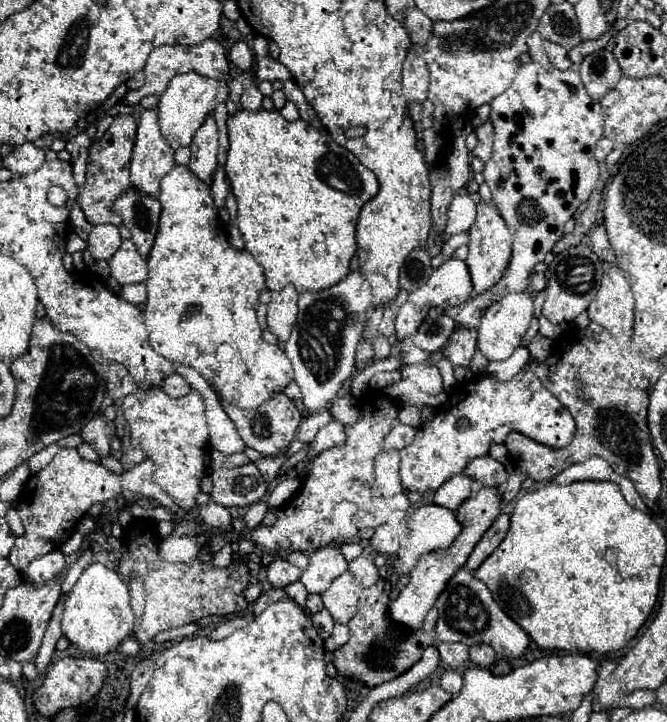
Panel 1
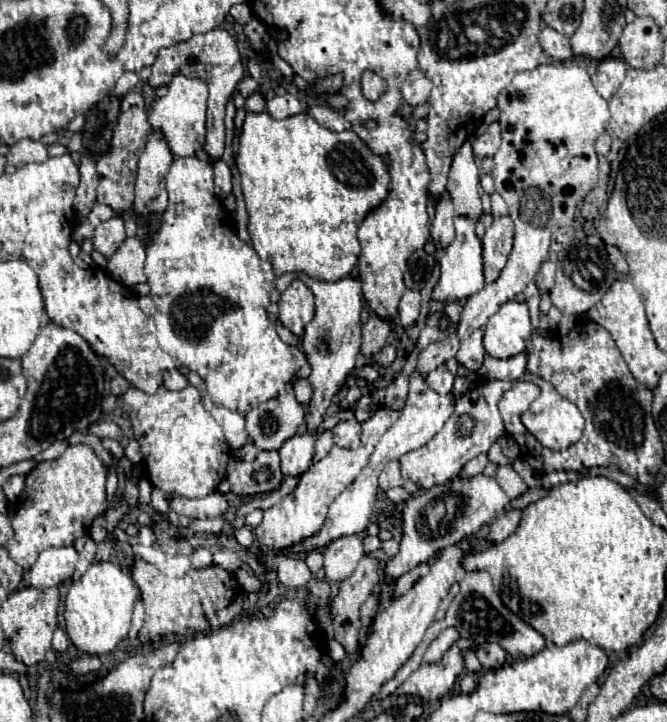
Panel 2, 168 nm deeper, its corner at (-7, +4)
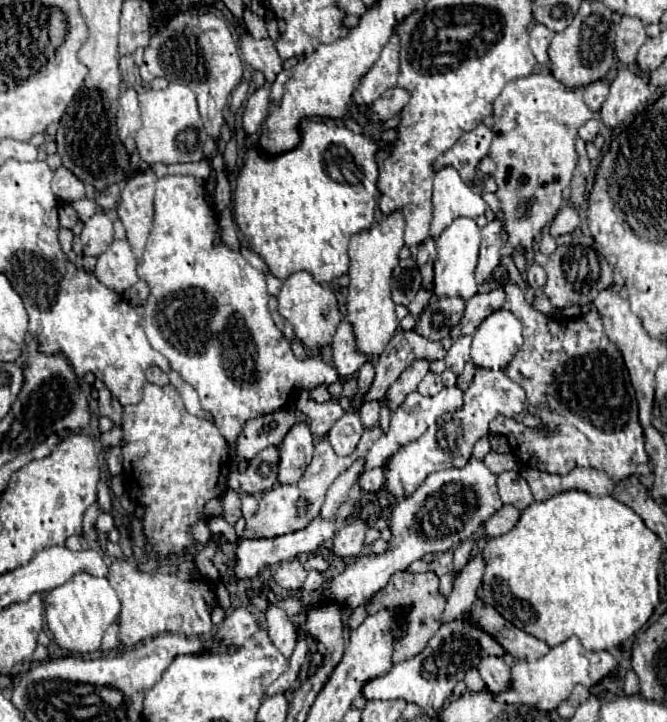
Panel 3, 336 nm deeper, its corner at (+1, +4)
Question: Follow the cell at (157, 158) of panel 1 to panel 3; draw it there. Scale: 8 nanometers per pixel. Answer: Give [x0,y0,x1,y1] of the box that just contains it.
[116,171,156,263]

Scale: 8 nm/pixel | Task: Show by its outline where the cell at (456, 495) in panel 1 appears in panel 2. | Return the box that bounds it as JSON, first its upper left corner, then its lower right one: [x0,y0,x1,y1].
[460,453,488,479]

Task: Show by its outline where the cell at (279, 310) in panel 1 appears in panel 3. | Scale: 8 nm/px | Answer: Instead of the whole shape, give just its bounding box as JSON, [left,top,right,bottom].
[278,271,342,349]

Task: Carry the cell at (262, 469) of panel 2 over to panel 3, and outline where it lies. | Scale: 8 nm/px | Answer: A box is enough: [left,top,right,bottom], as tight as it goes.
[228,445,278,493]

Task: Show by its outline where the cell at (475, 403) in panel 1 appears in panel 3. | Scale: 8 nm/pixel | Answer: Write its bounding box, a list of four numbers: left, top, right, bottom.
[386,369,540,499]

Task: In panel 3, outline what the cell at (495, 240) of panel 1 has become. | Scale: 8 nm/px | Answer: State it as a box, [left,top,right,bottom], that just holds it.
[476,219,502,285]

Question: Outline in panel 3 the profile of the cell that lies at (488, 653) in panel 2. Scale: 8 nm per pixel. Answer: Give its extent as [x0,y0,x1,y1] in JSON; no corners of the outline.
[478,657,510,693]

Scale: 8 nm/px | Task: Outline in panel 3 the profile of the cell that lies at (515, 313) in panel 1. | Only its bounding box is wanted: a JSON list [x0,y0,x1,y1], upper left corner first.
[470,309,522,369]

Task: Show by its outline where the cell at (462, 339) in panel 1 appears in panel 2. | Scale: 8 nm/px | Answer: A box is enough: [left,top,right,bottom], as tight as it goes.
[458,329,486,371]

